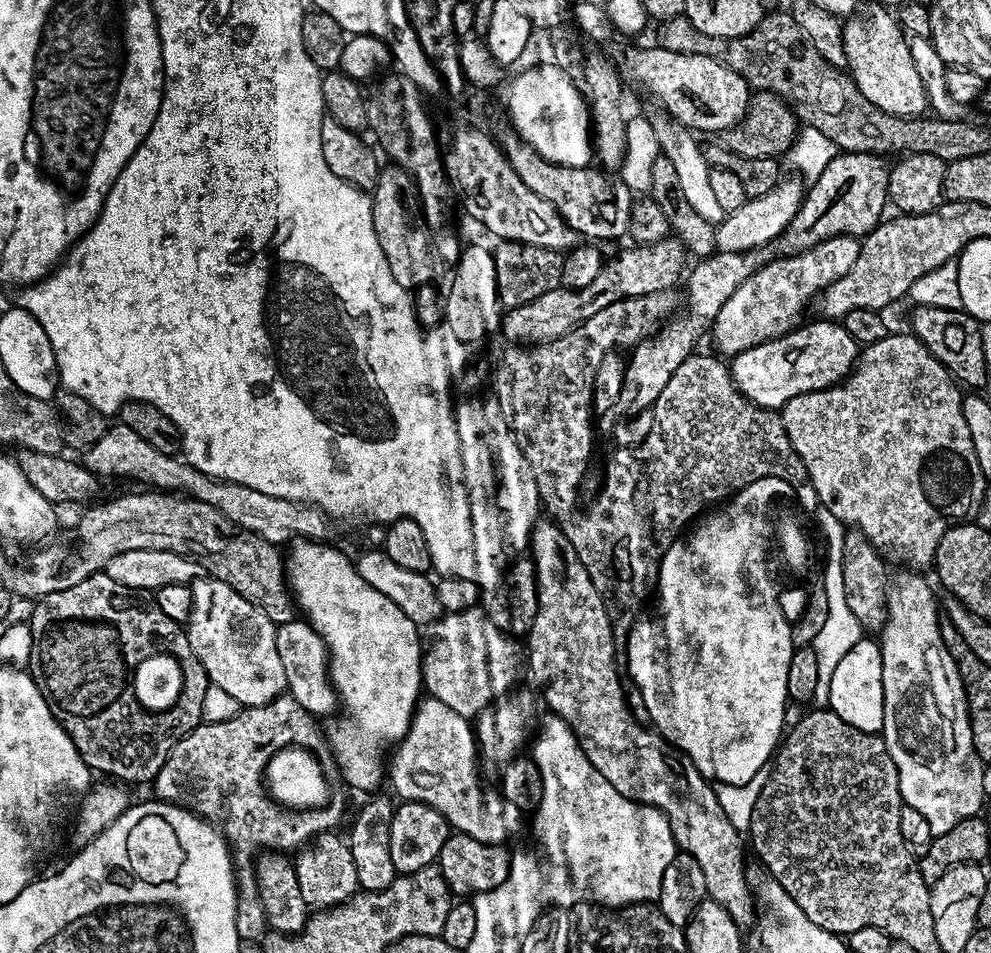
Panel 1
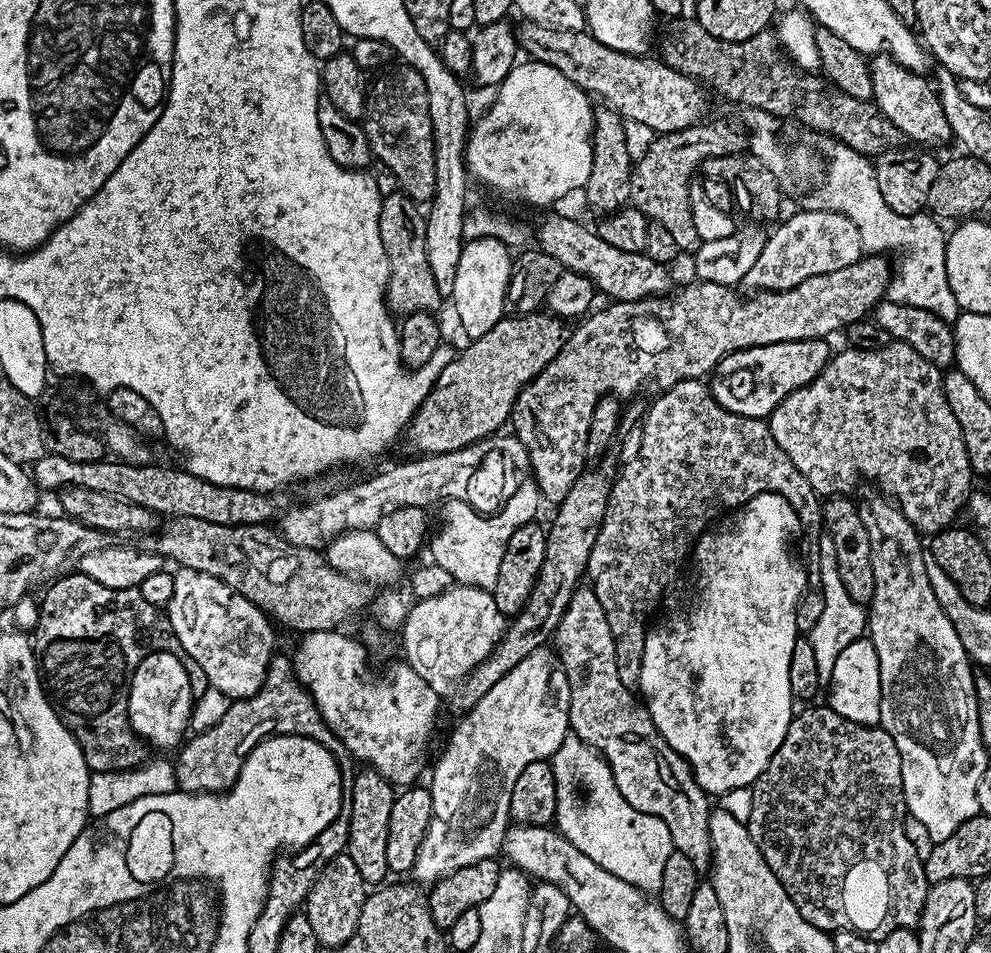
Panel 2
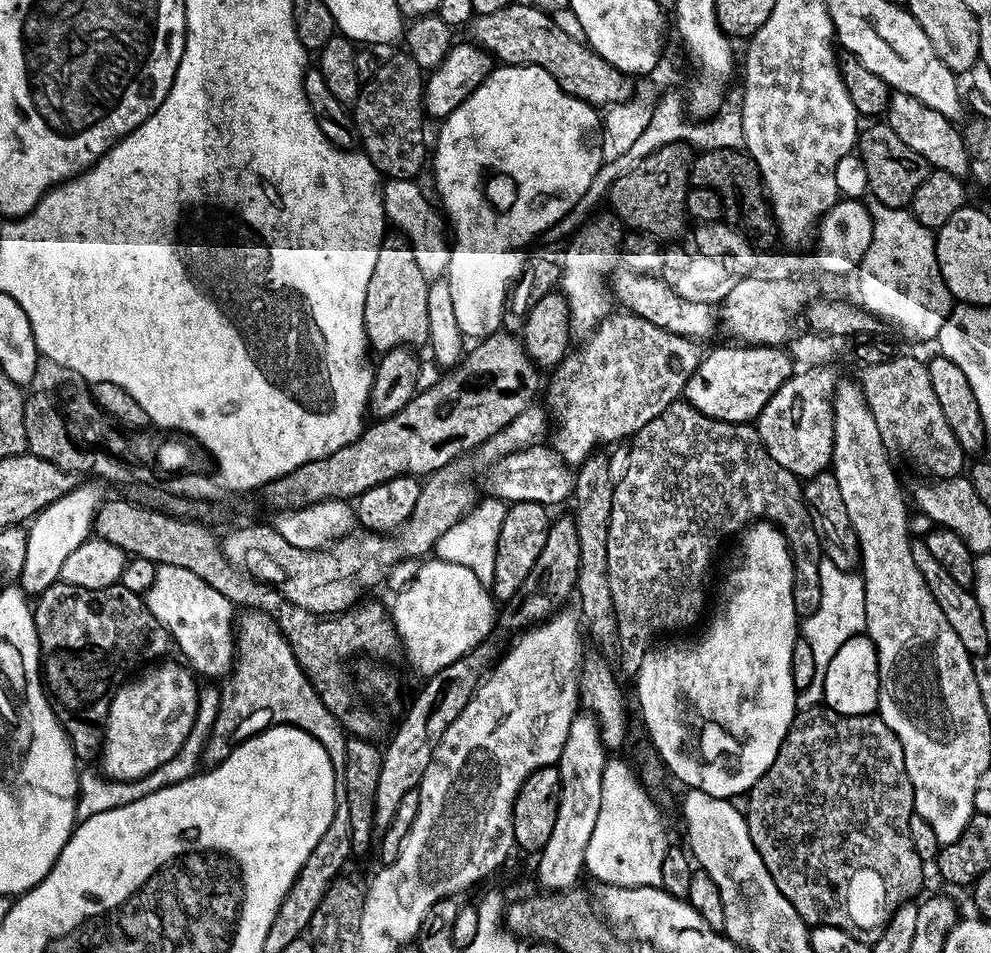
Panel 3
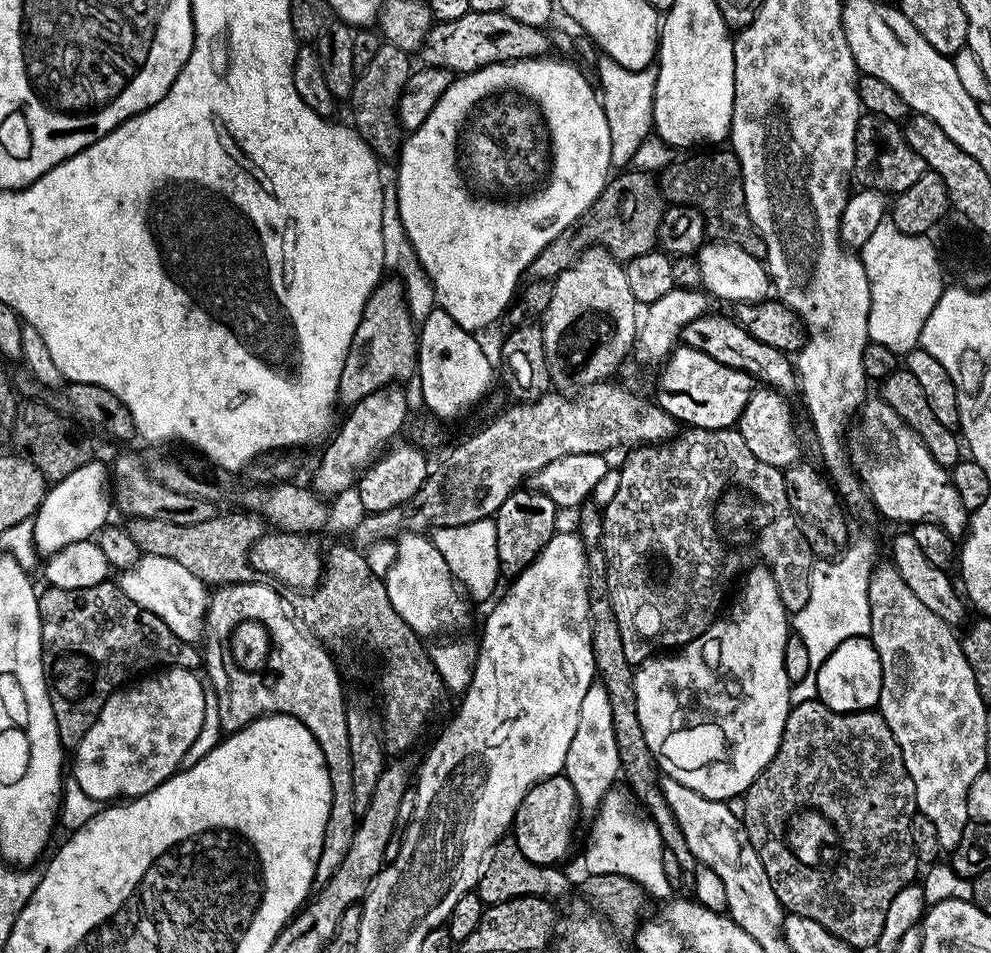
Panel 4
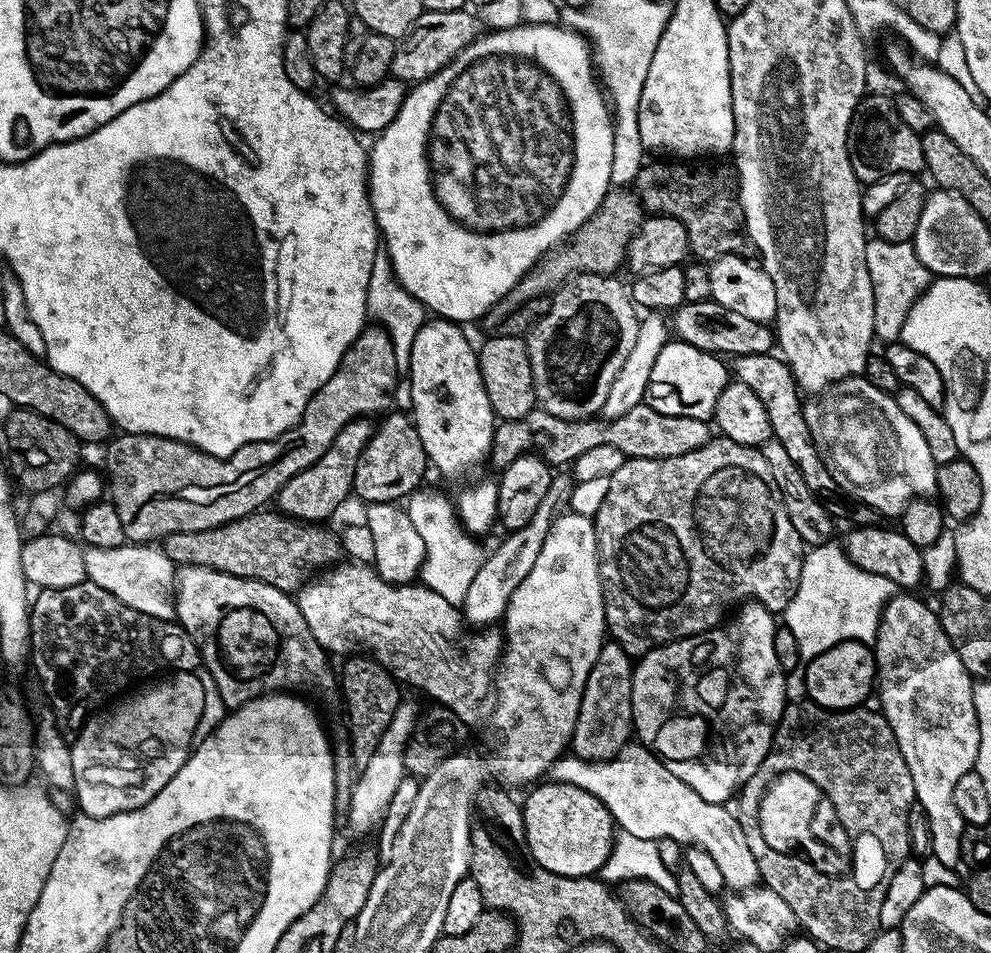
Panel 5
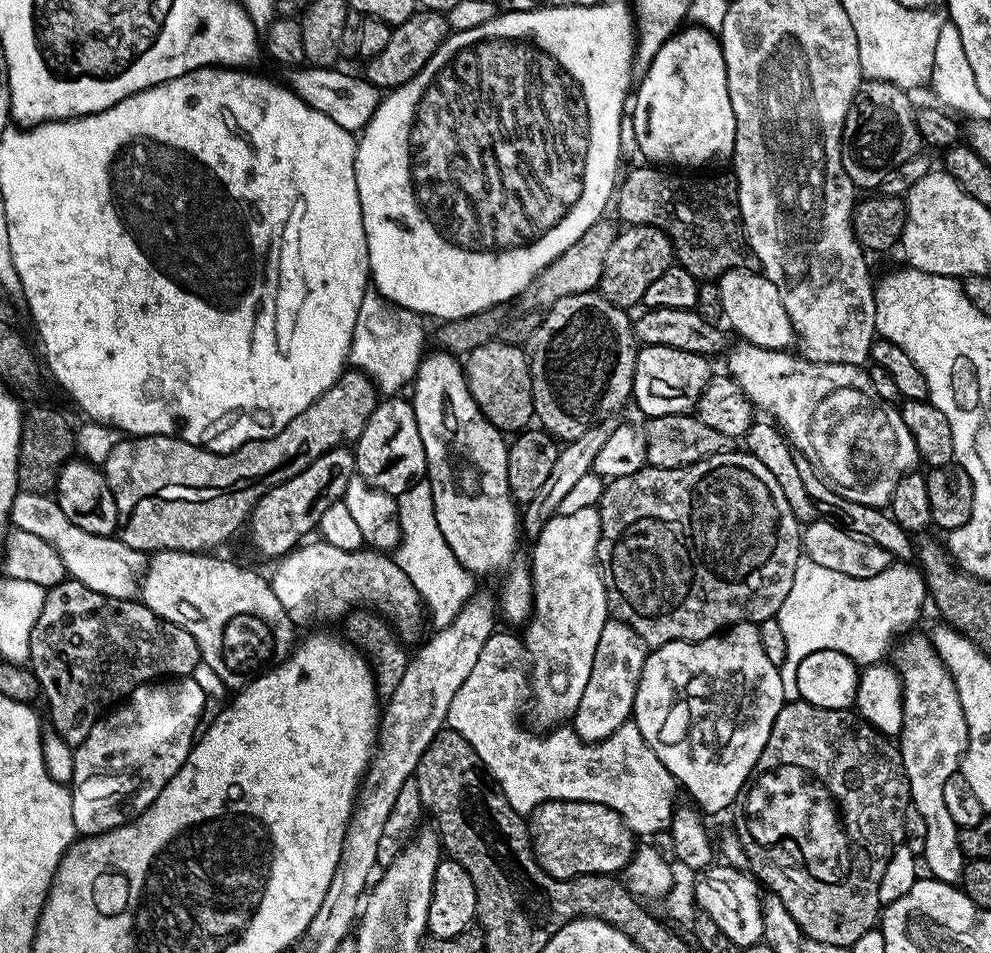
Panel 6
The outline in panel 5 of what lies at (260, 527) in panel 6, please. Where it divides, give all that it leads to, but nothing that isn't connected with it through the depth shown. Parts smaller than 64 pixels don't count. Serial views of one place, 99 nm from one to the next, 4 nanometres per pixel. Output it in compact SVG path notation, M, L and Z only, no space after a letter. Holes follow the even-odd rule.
M368 418L351 420L346 426L342 426L342 430L338 430L338 438L330 442L326 454L322 454L318 462L306 466L306 470L294 474L290 482L280 487L274 501L275 507L294 520L324 522L347 496L353 495L354 470L358 470L358 458L362 458L362 450L366 450L373 431L373 421Z

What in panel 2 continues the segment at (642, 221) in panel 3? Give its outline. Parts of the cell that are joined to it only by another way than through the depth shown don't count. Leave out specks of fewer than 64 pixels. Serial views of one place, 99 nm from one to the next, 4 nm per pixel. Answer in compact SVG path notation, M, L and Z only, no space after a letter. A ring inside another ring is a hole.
M728 118L718 122L705 121L682 130L657 135L646 154L635 161L632 167L629 184L631 205L649 221L664 226L675 239L681 253L694 254L702 243L695 229L692 203L689 202L694 169L697 171L708 157L747 151L748 135L743 125L736 126Z

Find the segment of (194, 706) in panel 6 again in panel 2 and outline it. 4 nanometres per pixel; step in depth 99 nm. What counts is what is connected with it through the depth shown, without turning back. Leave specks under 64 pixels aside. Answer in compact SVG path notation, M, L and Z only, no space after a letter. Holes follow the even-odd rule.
M152 652L146 658L142 658L140 665L132 672L132 679L128 685L128 725L151 747L153 744L156 748L175 749L185 739L184 731L189 731L193 703L194 689L190 686L190 678L183 660L176 657L175 652Z

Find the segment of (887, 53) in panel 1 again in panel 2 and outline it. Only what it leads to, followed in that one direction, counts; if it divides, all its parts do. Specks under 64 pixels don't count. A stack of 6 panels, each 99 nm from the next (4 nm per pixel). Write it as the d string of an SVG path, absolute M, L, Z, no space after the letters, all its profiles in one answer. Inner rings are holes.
M887 54L873 55L870 63L874 78L872 100L879 114L896 126L905 138L920 146L944 144L953 139L950 122L946 122L946 114L940 105L937 89L929 81L928 85L921 73L906 70L906 66L896 63Z

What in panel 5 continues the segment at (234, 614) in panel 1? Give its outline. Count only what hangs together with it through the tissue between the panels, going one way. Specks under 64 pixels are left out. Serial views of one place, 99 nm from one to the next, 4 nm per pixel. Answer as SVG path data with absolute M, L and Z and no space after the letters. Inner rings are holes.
M126 542L120 548L85 547L84 561L88 580L126 602L126 606L153 616L155 620L171 621L175 617L174 585L178 568L164 553L163 547L149 546L144 542Z

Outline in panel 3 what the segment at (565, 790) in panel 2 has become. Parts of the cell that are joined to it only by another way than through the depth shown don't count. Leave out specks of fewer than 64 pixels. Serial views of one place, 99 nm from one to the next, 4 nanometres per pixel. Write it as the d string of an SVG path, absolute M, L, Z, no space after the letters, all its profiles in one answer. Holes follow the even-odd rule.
M605 759L602 770L602 810L598 810L598 823L594 834L590 834L590 872L597 876L601 884L614 884L622 887L660 887L662 882L662 858L670 847L670 840L664 837L664 824L656 809L653 797L640 783L633 765L627 759Z

